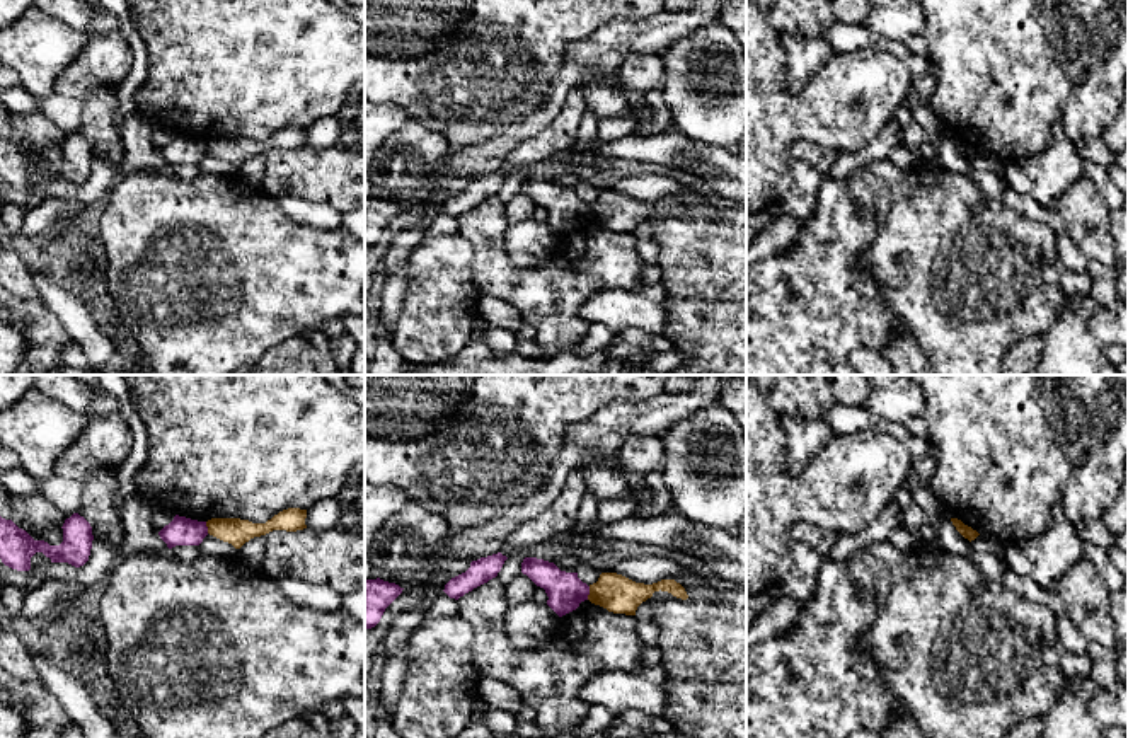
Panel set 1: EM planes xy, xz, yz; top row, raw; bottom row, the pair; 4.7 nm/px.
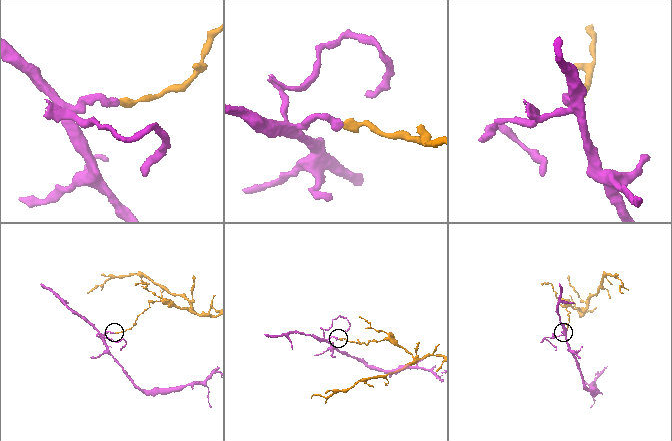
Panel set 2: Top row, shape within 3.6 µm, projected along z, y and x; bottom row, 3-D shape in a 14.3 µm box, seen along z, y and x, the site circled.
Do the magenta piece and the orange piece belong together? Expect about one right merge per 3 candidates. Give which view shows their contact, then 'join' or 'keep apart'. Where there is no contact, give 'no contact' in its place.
xz | keep apart

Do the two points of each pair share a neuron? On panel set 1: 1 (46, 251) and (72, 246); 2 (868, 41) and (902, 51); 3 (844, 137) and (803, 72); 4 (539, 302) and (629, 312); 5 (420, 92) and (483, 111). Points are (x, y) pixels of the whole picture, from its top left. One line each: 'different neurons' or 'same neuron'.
1: same neuron
2: same neuron
3: different neurons
4: different neurons
5: same neuron

